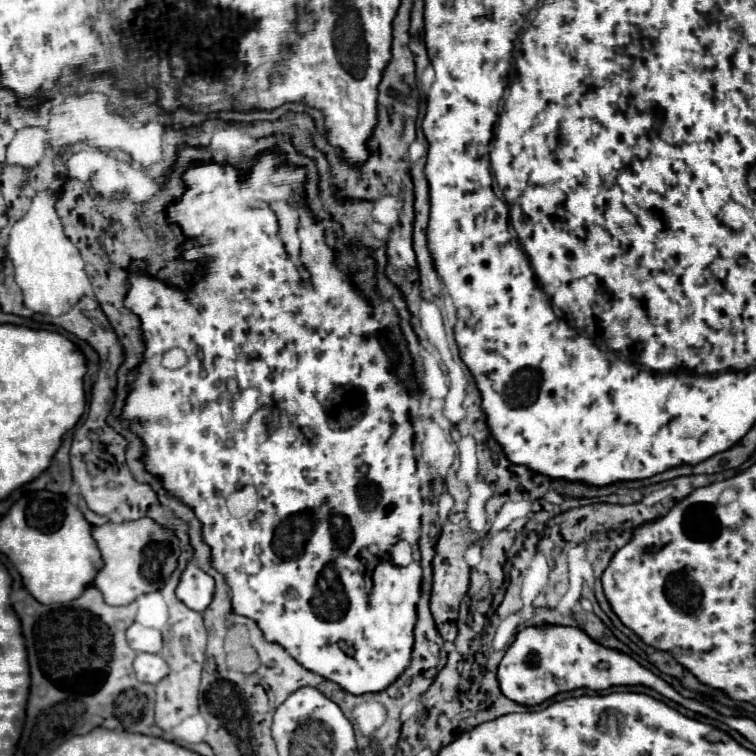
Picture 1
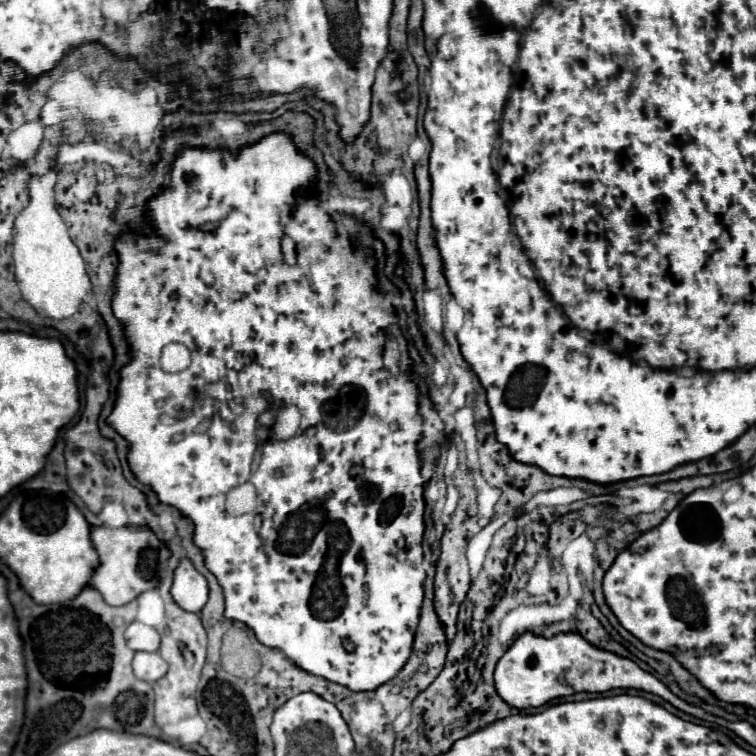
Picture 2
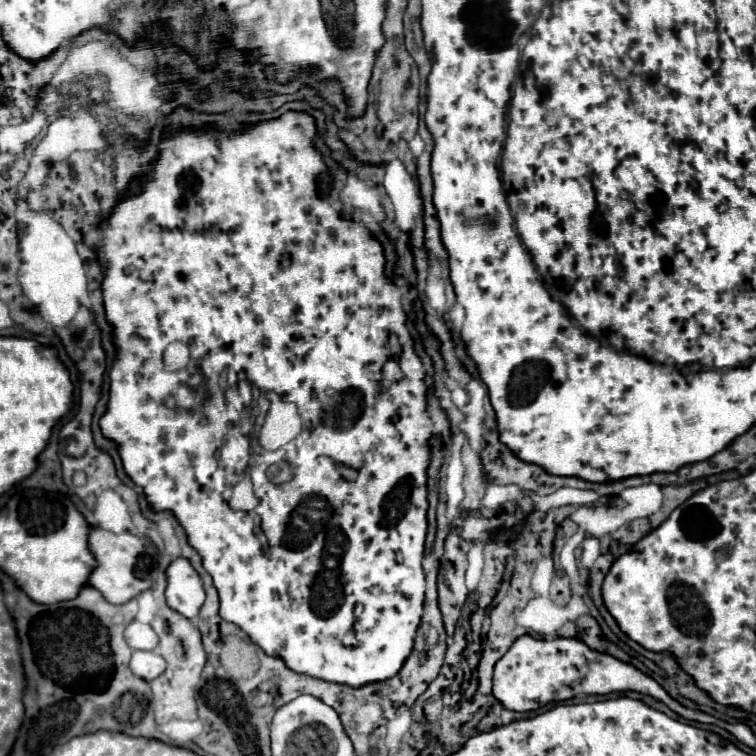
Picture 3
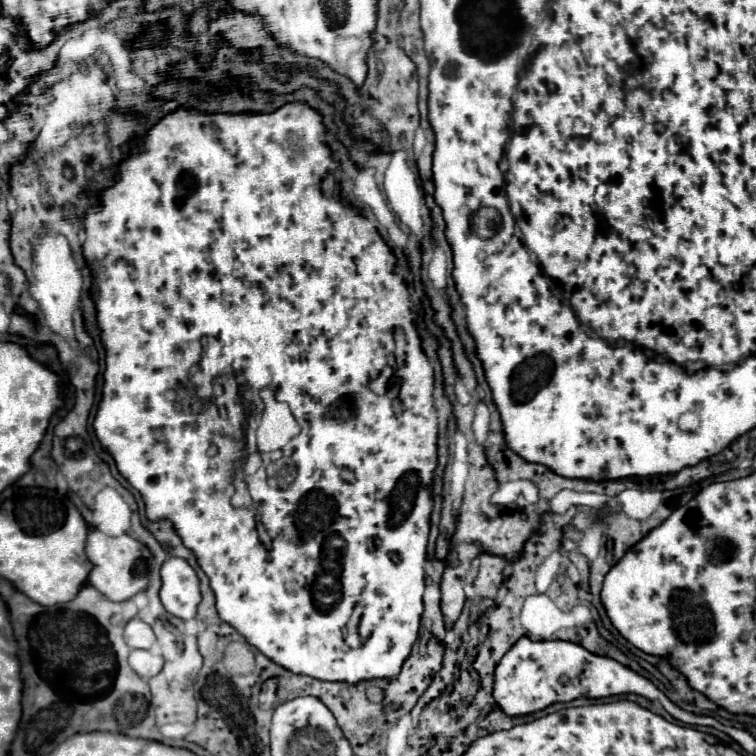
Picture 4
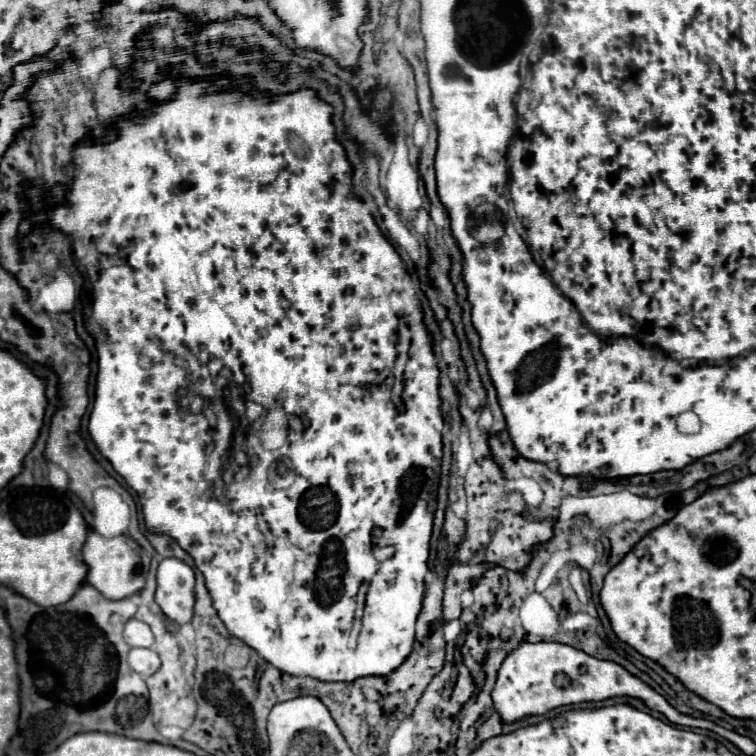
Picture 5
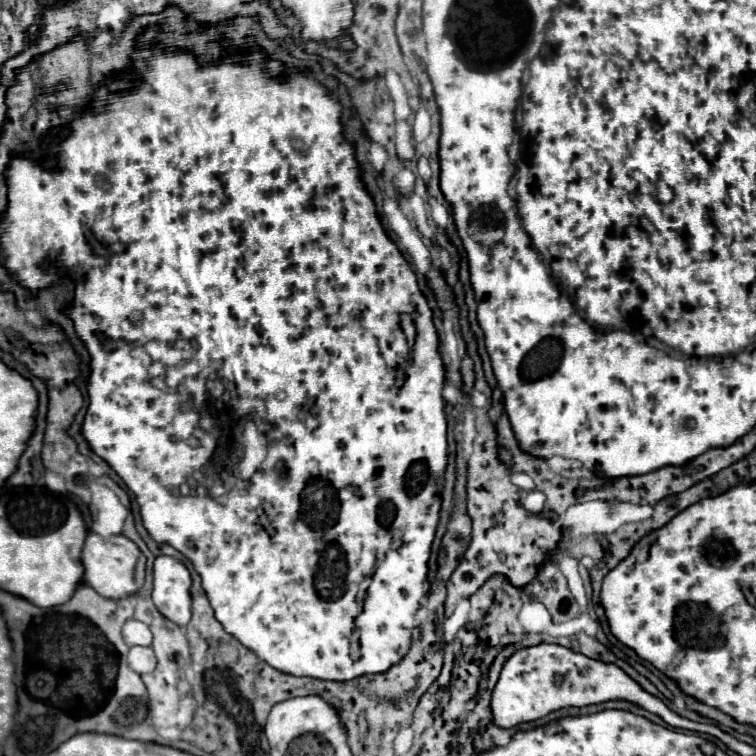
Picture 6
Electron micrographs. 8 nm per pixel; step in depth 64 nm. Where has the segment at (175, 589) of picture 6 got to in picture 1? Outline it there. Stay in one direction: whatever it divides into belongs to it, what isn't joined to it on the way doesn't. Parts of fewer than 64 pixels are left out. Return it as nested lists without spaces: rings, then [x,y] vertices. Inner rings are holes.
[[[190,562],[180,578],[176,596],[192,610],[204,612],[214,596],[214,578],[208,576],[196,562]]]

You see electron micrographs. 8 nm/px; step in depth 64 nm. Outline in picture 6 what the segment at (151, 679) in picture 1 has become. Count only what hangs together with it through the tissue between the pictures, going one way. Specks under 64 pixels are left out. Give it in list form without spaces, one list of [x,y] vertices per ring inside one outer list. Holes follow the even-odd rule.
[[[132,646],[128,652],[128,666],[138,674],[148,674],[156,668],[156,656],[152,648]]]

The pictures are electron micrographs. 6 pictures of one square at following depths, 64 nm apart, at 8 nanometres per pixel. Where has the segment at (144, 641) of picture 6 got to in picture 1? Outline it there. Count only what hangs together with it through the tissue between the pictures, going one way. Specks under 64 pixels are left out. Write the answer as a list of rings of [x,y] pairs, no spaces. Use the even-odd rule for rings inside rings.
[[[134,622],[128,632],[126,632],[128,644],[132,650],[136,652],[150,652],[150,654],[158,654],[162,650],[162,634],[158,630],[146,628],[138,622]]]

